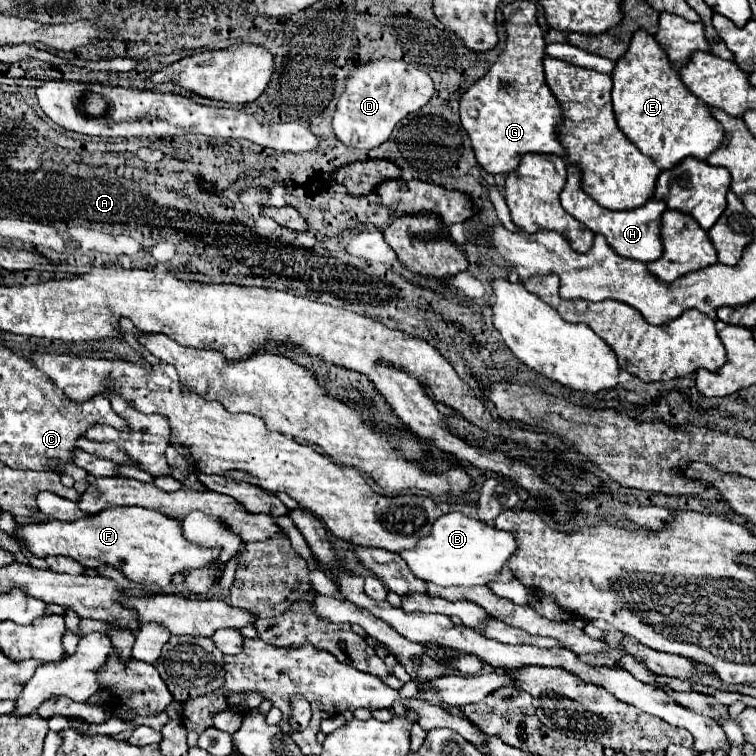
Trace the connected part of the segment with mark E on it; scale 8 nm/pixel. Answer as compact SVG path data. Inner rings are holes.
M637 30L629 50L617 60L611 78L613 110L619 128L639 148L647 148L661 170L673 168L687 156L707 160L709 154L721 146L725 136L723 126L713 118L711 108L683 86L679 72L669 64L669 58L655 36Z

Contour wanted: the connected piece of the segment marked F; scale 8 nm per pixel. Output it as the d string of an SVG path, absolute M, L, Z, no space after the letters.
M111 508L73 522L47 520L41 524L27 524L19 528L19 536L39 558L69 556L85 568L113 566L135 584L151 582L161 588L171 584L173 574L205 568L219 558L219 548L203 548L189 542L181 530L181 520L145 508Z

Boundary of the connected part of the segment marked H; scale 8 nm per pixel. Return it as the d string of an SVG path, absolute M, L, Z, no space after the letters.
M573 164L567 166L567 184L561 194L561 206L581 224L585 224L593 234L603 234L611 248L625 258L641 260L641 262L651 262L657 260L663 252L661 246L661 236L659 236L659 224L661 224L661 214L665 212L665 202L649 200L645 206L635 208L635 210L623 210L623 212L613 212L603 206L599 206L595 200L591 200L581 186L581 170Z

